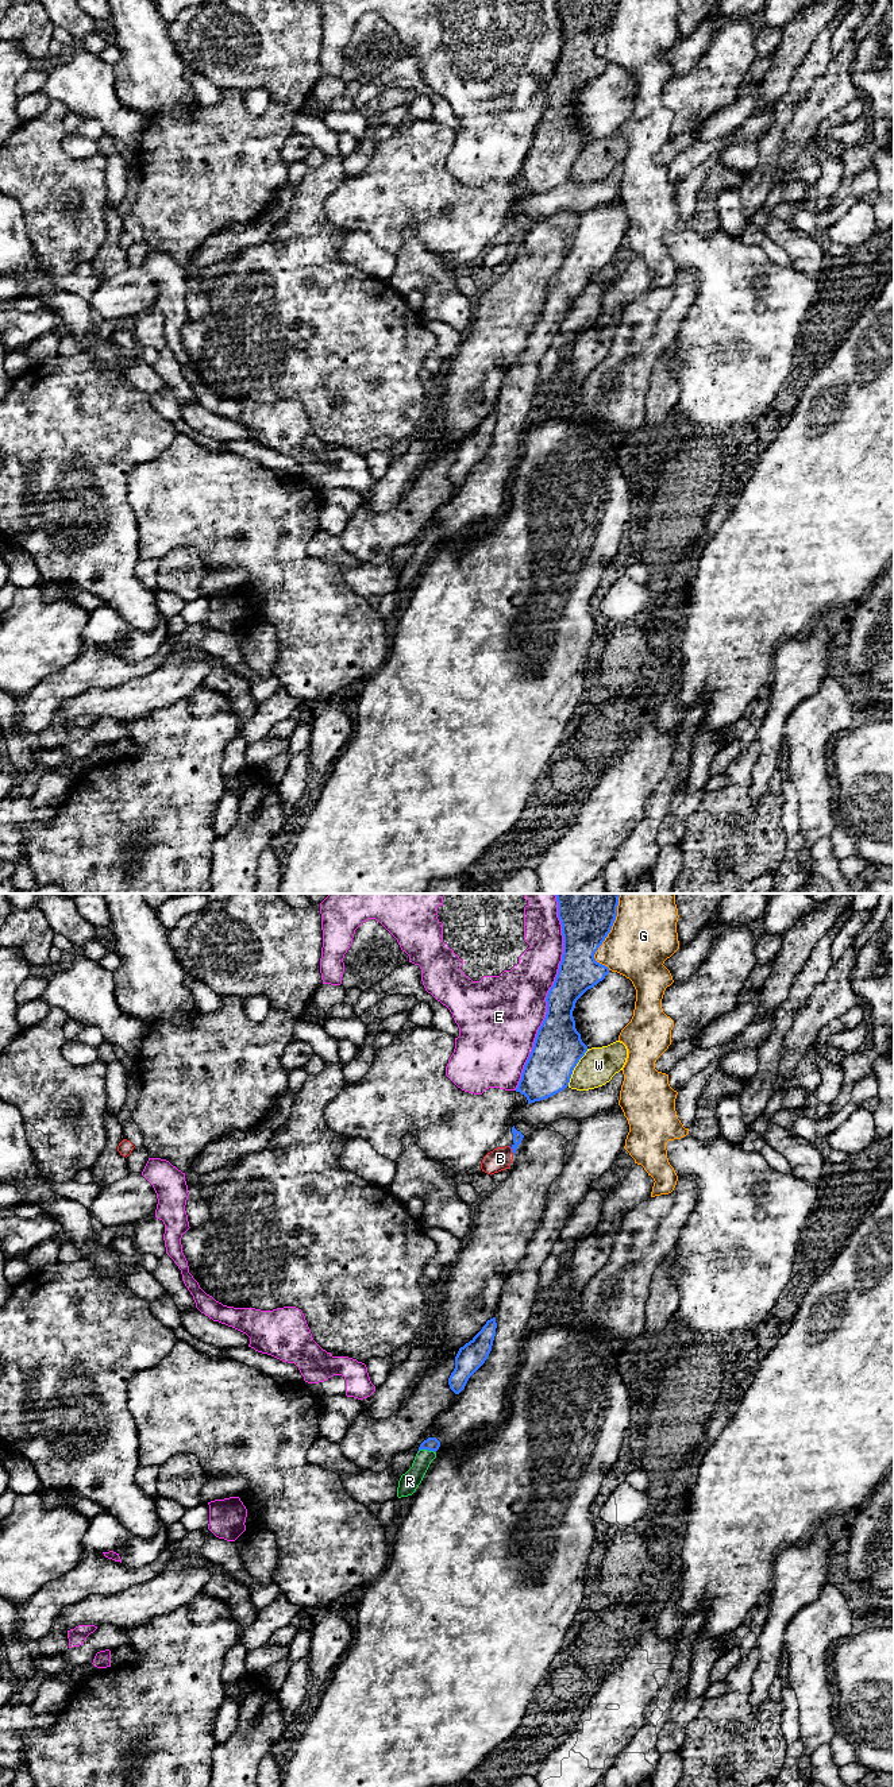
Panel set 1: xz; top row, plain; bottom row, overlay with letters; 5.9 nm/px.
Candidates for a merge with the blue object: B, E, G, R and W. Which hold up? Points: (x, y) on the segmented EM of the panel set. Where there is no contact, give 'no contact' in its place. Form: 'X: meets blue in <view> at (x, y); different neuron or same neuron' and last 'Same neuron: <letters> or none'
B: meets blue in xz at (512, 1150); different neuron
E: meets blue in xz at (548, 992); different neuron
G: meets blue in xz at (608, 933); different neuron
R: meets blue in xz at (426, 1448); same neuron
W: meets blue in xz at (574, 1066); different neuron
Same neuron: R

